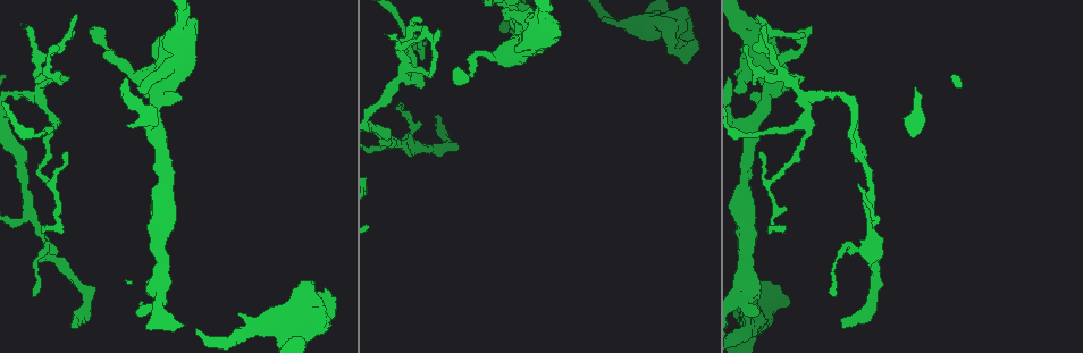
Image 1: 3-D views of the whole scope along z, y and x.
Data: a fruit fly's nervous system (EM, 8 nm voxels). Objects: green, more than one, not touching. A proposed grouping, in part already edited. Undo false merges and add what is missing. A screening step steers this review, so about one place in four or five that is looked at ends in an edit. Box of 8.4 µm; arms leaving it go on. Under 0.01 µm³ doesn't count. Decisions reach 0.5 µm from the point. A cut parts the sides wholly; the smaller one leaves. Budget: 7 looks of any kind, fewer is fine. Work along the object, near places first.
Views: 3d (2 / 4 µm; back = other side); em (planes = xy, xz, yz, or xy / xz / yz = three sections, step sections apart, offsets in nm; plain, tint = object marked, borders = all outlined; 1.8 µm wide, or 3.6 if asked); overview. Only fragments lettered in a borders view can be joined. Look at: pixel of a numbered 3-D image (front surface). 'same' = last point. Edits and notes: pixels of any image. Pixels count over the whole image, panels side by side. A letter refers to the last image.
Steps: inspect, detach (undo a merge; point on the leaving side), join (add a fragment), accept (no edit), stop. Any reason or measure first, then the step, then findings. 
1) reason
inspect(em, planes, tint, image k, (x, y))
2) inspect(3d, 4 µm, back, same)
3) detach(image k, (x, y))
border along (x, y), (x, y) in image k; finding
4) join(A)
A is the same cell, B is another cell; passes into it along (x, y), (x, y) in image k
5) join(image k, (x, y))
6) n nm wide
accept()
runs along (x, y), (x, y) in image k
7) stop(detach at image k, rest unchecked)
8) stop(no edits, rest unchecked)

touches itself
inspect(3d, 4 µm, image 1, (777, 295))

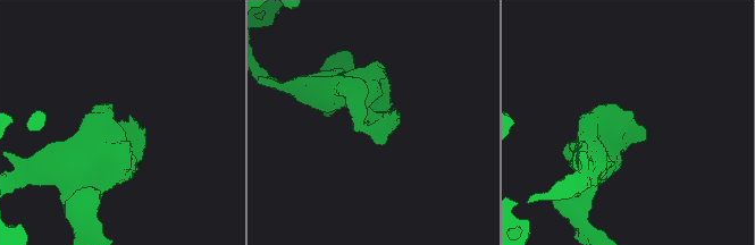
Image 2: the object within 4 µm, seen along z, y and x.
inspect(em, xz, step 4, tint, image 2, (367, 127))

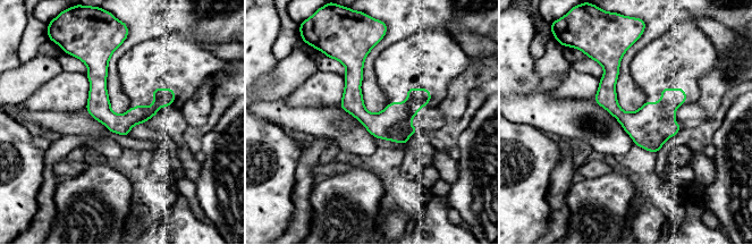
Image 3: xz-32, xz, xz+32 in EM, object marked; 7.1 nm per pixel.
inspect(em, planes, borders, same)

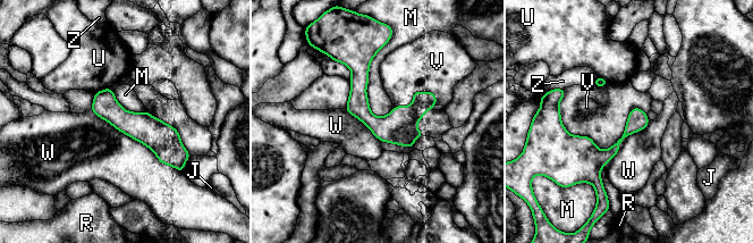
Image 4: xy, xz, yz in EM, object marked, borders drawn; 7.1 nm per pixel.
W touches over 800 nm
join(V)
V is the same cell, J, M, R, U, W and Z are other cells; the cell continues

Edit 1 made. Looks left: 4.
see it whole again
inspect(overview)

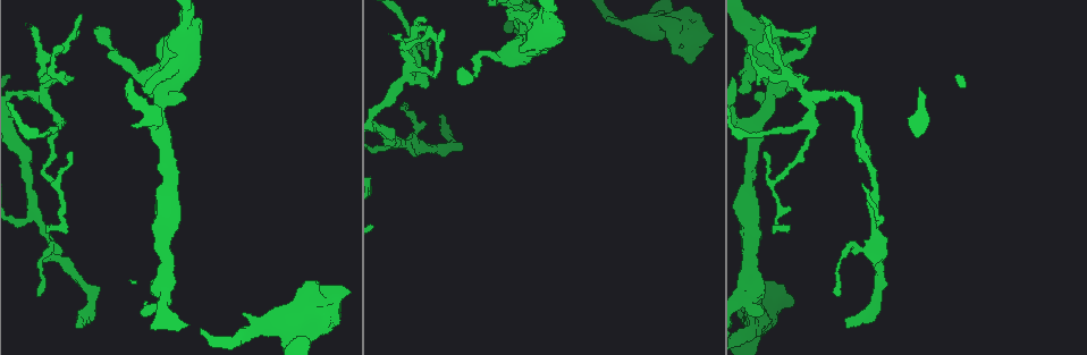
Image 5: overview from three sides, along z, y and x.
thin arm on a thick one
inspect(em, 3.6 µm, xz, step 16, borders, image 5, (770, 85))

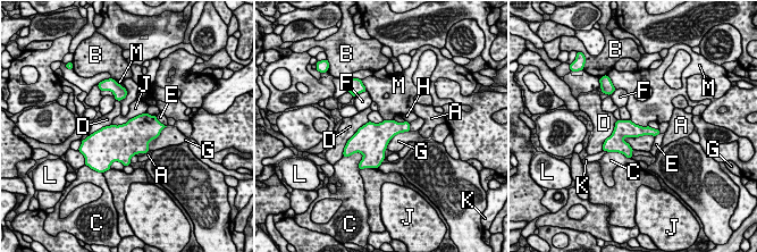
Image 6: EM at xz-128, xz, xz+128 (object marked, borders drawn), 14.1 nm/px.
220 nm wide
accept()
A, B, C, D, E, F, G, H, J, K, L and M are other cells; border along (145, 111), (123, 124), (111, 125) in image 6; all the same cell

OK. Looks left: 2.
free end
inspect(em, planes, borders, image 5, (811, 27))

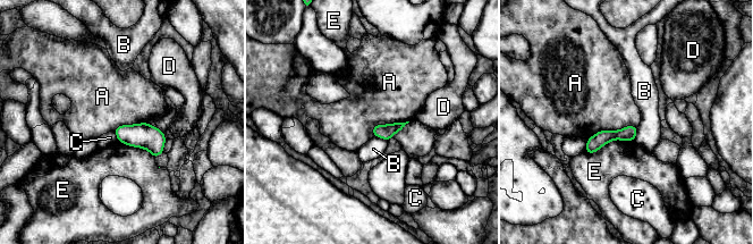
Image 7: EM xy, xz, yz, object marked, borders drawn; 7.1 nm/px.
A touches over 380 nm
accept()
A, B, C, D and E are other cells; runs along (633, 129), (601, 137), (589, 149) in image 7; no lettered fragment goes on from it

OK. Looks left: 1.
stop(join at image 4, rest unchecked)

